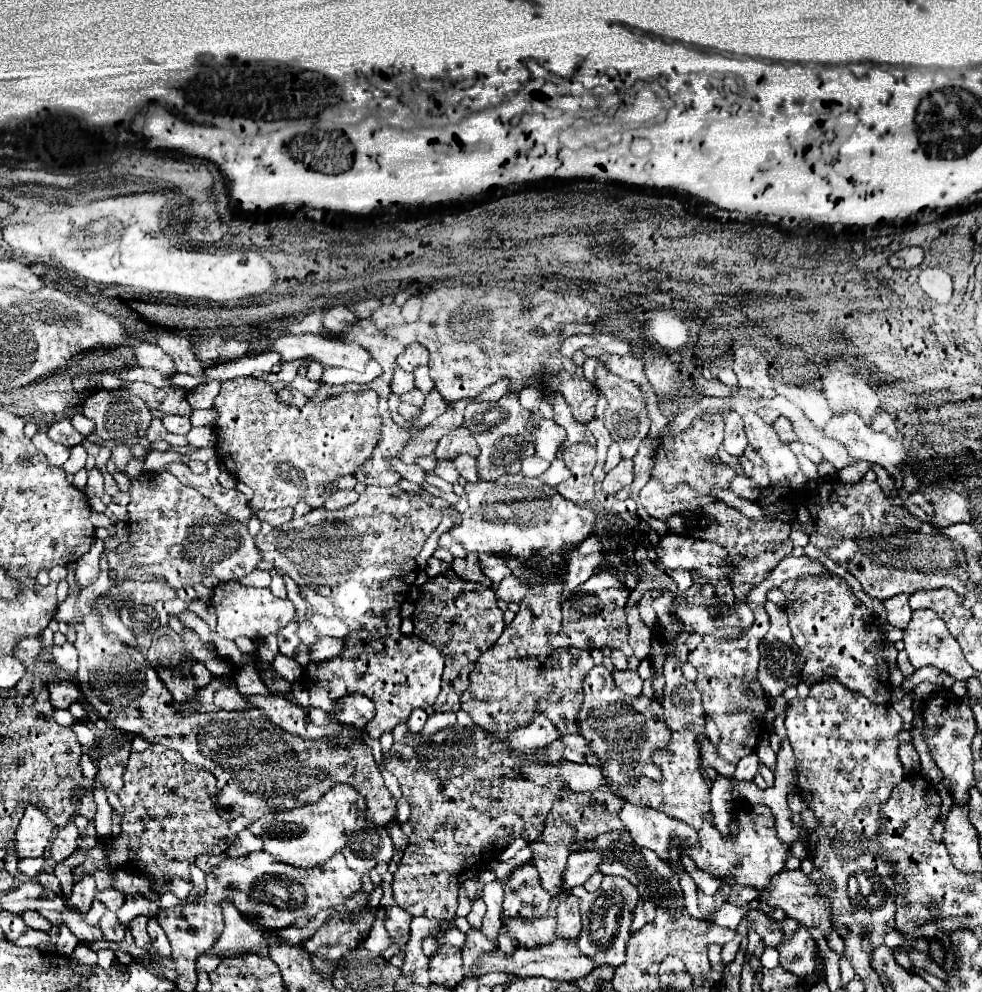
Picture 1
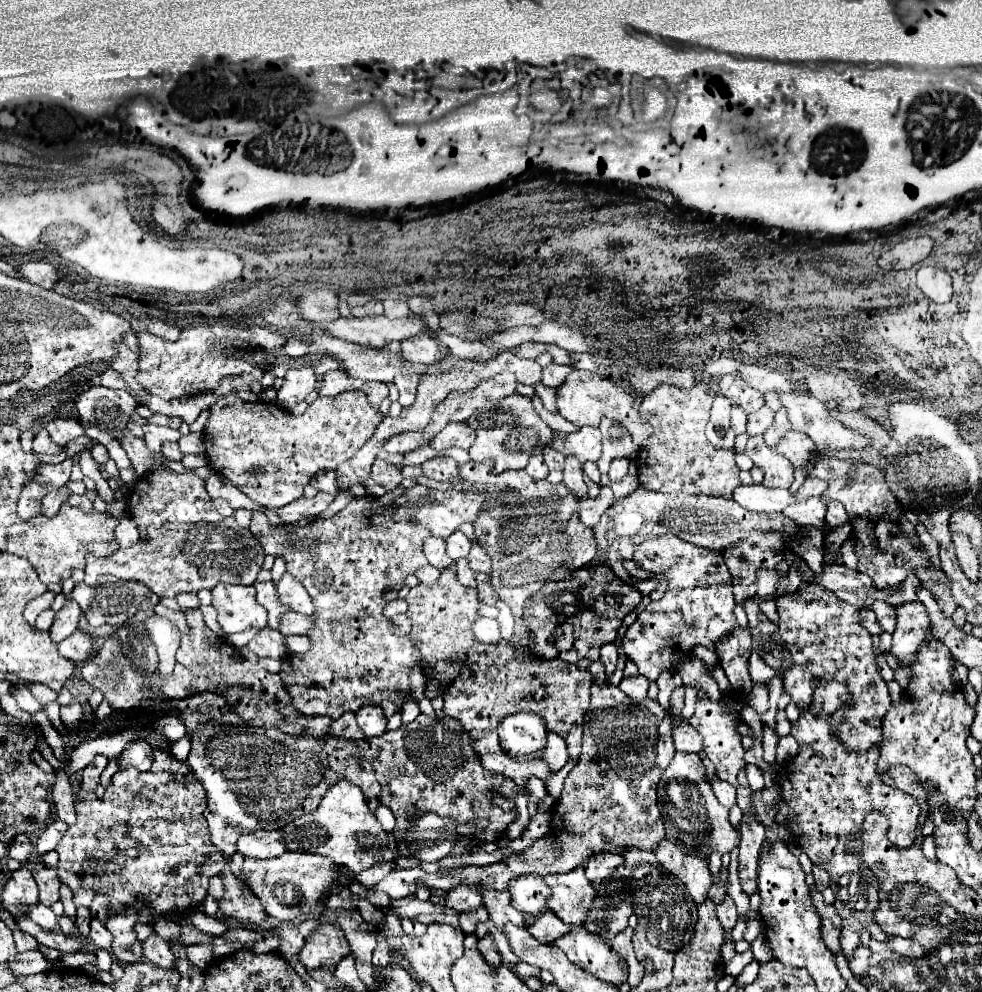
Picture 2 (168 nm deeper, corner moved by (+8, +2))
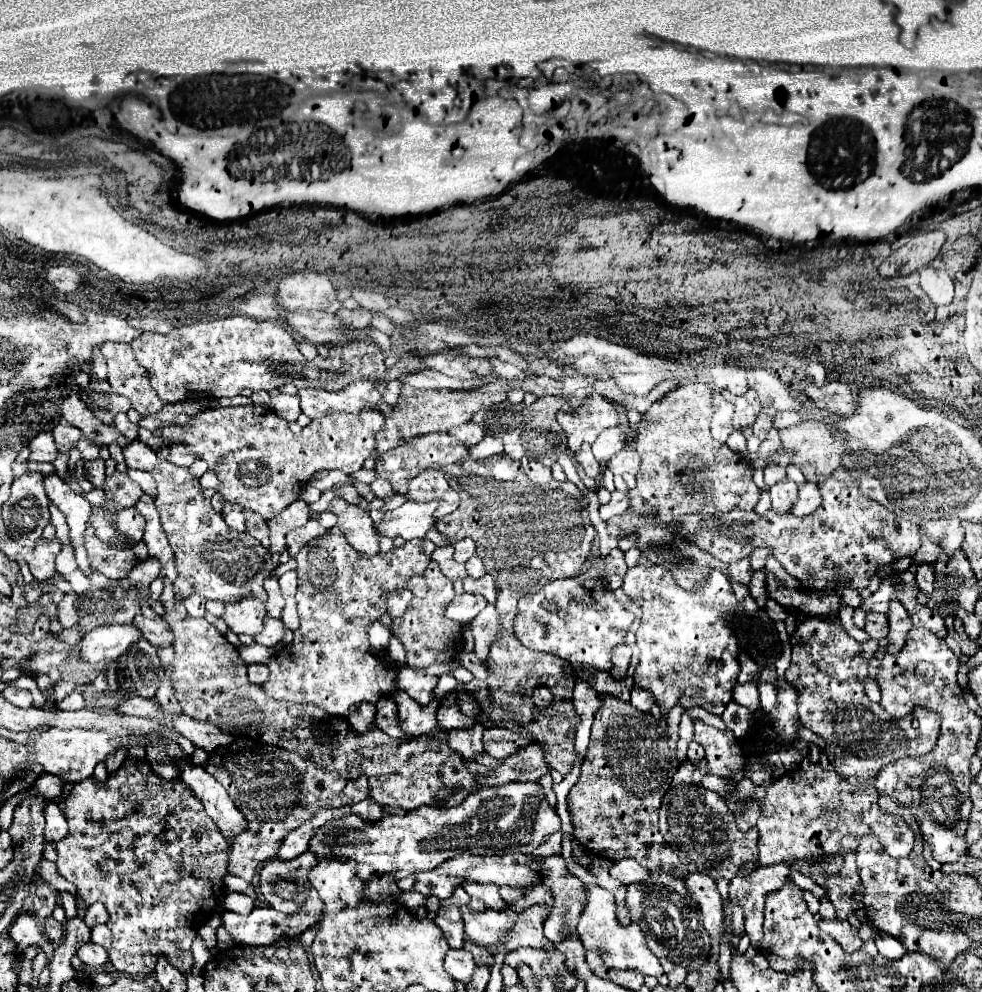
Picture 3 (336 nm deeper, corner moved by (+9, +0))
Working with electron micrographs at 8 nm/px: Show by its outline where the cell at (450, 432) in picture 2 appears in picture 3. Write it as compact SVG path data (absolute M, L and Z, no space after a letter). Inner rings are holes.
M469 422L469 424L461 424L461 426L453 426L451 430L449 430L449 434L451 436L455 436L463 446L467 446L467 448L471 448L473 444L477 444L477 442L481 442L483 440L483 436L485 436L485 432L483 432L483 428L481 426L477 426L475 422Z

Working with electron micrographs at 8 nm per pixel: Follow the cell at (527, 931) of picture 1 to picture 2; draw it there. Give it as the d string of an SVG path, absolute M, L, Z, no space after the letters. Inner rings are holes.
M482 888L480 894L482 894L482 904L486 906L492 922L496 924L496 928L500 932L504 930L506 922L512 922L516 926L524 926L524 916L522 916L522 912L518 912L516 908L512 908L510 894L506 890L498 892L498 890L486 890L486 888Z

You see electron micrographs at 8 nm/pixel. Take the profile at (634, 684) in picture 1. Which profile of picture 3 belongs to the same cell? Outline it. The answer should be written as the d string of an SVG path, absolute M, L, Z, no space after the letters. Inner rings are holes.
M633 686L633 690L631 690L631 700L629 700L629 702L631 702L637 710L649 712L651 706L653 706L653 700L655 700L655 696L653 696L649 690L639 688L639 686Z

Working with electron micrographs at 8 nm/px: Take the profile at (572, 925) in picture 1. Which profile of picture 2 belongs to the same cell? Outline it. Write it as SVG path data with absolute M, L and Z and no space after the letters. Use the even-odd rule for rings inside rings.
M547 910L541 915L542 916L538 916L532 924L528 924L528 932L530 932L536 940L540 940L542 944L552 944L558 936L564 936L564 934L570 932L570 926L566 928L566 924L562 924L562 922L558 920L558 916L553 912ZM540 918L542 924L538 924Z

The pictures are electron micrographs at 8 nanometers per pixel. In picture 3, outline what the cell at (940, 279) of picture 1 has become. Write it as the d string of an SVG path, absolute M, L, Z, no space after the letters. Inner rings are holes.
M933 266L921 270L921 288L935 304L949 304L953 300L953 280Z

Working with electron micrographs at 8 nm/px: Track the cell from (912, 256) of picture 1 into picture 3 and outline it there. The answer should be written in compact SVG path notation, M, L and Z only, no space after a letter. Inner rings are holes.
M927 232L915 236L903 248L893 252L887 260L881 262L879 274L881 276L907 276L913 270L929 264L941 250L945 242L943 232Z

